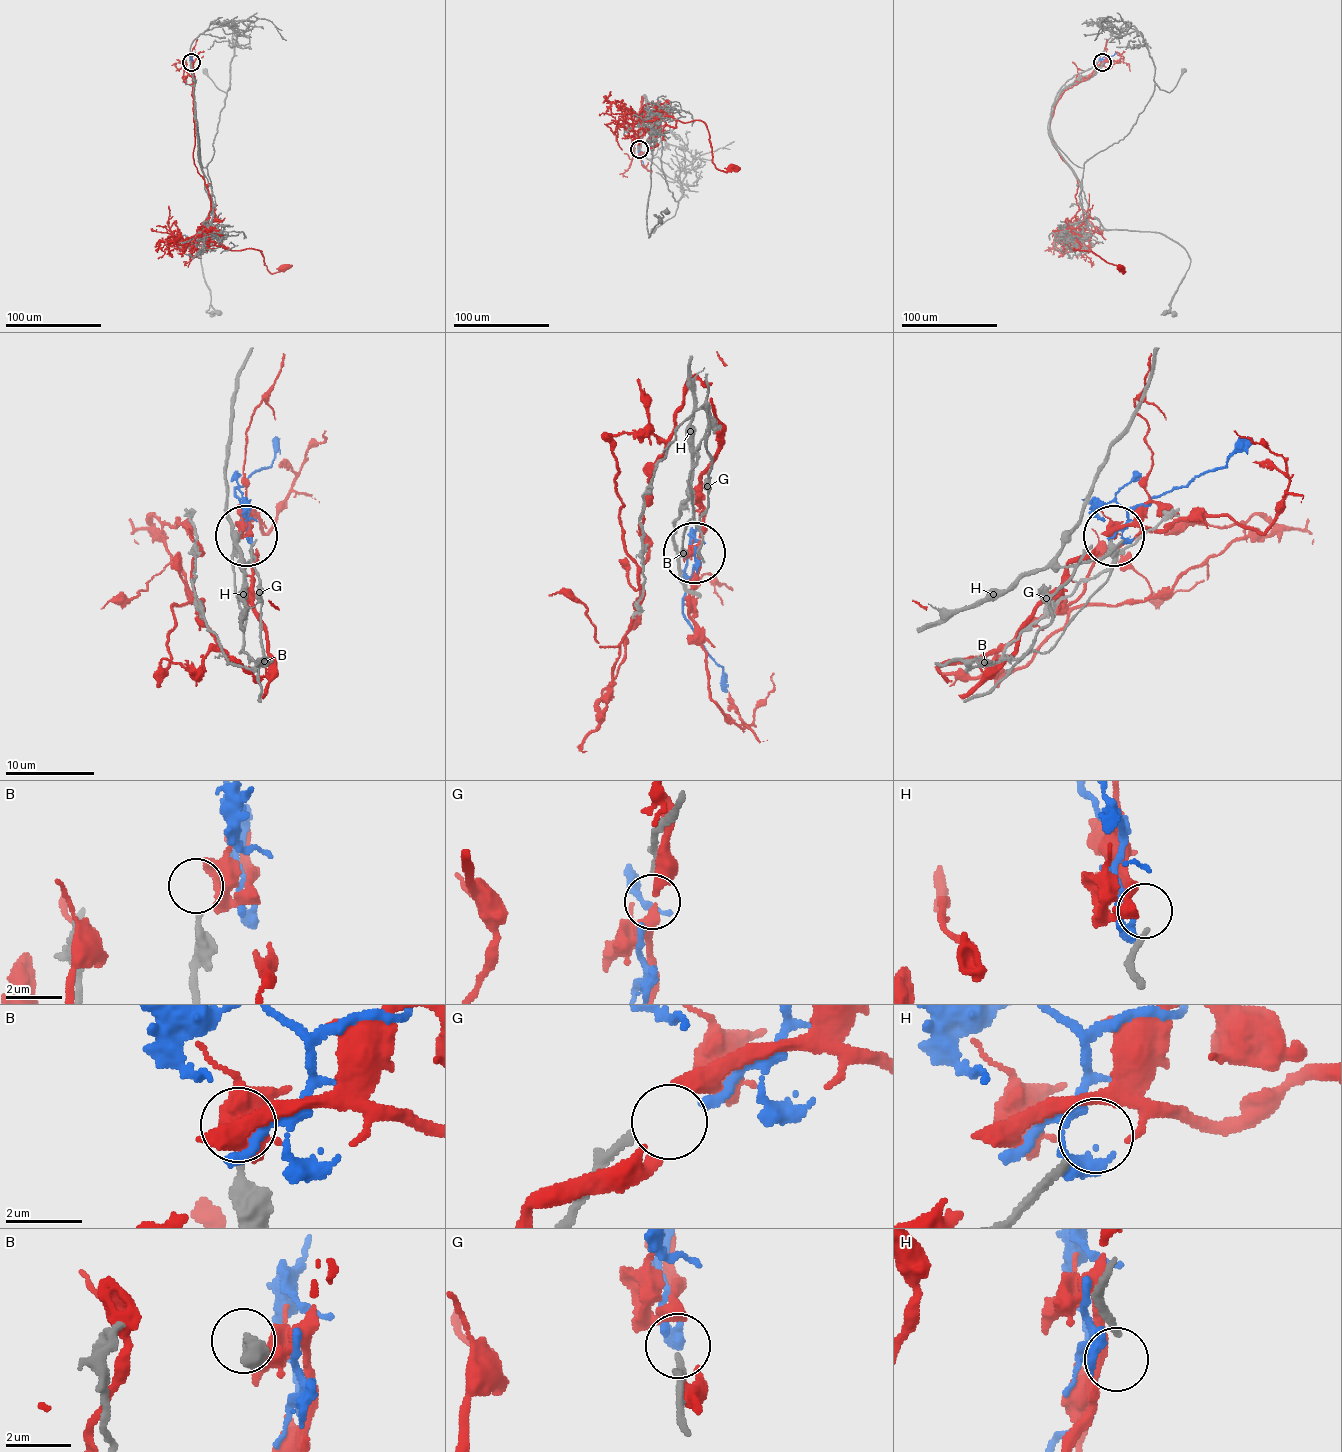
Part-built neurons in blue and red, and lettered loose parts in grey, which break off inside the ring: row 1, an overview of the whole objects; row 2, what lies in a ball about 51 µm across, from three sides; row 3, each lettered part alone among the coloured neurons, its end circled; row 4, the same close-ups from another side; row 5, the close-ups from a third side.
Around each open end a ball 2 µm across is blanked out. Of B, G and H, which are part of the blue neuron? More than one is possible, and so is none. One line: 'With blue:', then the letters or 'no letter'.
With blue: G

